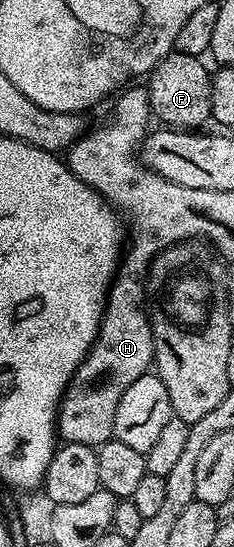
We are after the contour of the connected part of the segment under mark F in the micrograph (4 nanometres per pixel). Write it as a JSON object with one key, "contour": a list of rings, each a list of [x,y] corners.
{"contour":[[[174,50],[162,63],[157,64],[147,76],[149,103],[153,114],[169,129],[201,129],[211,119],[211,101],[213,100],[213,81],[211,71],[201,64],[196,55],[184,55]]]}

